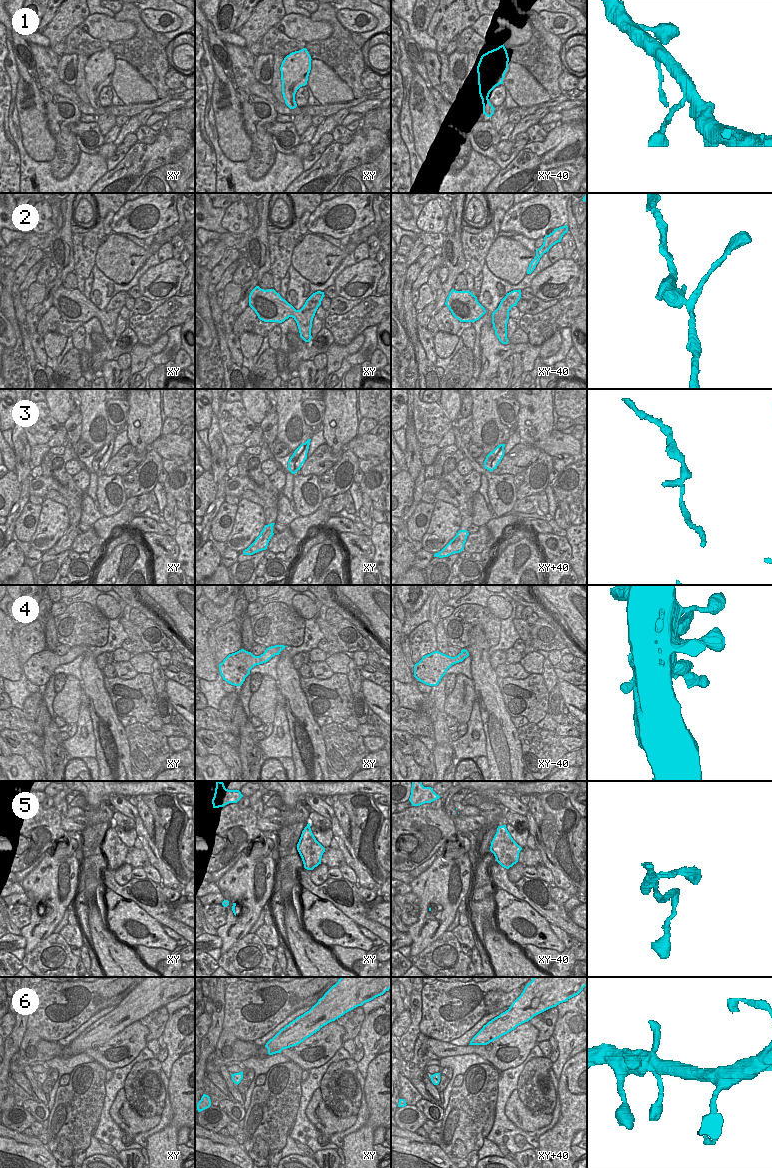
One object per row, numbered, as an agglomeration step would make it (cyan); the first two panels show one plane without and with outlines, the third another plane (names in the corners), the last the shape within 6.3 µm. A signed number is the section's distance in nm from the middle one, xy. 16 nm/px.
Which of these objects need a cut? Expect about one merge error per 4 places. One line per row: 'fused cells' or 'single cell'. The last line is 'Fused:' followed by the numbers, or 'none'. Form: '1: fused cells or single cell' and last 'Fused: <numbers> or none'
1: single cell
2: single cell
3: fused cells
4: single cell
5: single cell
6: single cell
Fused: 3

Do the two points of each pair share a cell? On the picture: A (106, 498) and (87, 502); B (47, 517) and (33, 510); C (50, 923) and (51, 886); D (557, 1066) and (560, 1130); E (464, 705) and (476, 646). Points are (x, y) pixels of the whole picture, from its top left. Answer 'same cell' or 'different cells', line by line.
A: different cells
B: different cells
C: same cell
D: different cells
E: different cells

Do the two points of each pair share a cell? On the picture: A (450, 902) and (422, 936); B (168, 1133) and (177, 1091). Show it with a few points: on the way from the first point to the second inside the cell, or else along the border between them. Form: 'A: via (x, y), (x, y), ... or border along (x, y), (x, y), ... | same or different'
A: via (443, 910), (442, 914), (428, 928) | same
B: via (177, 1123), (179, 1120), (179, 1101) | same

